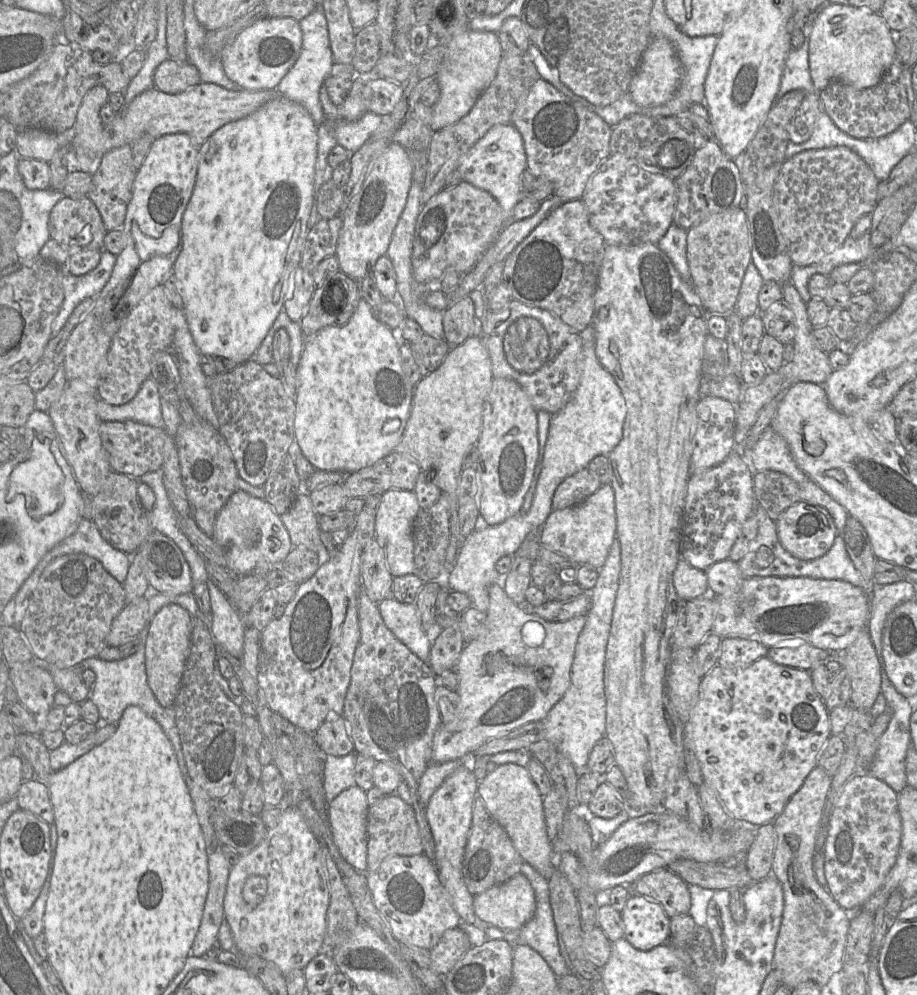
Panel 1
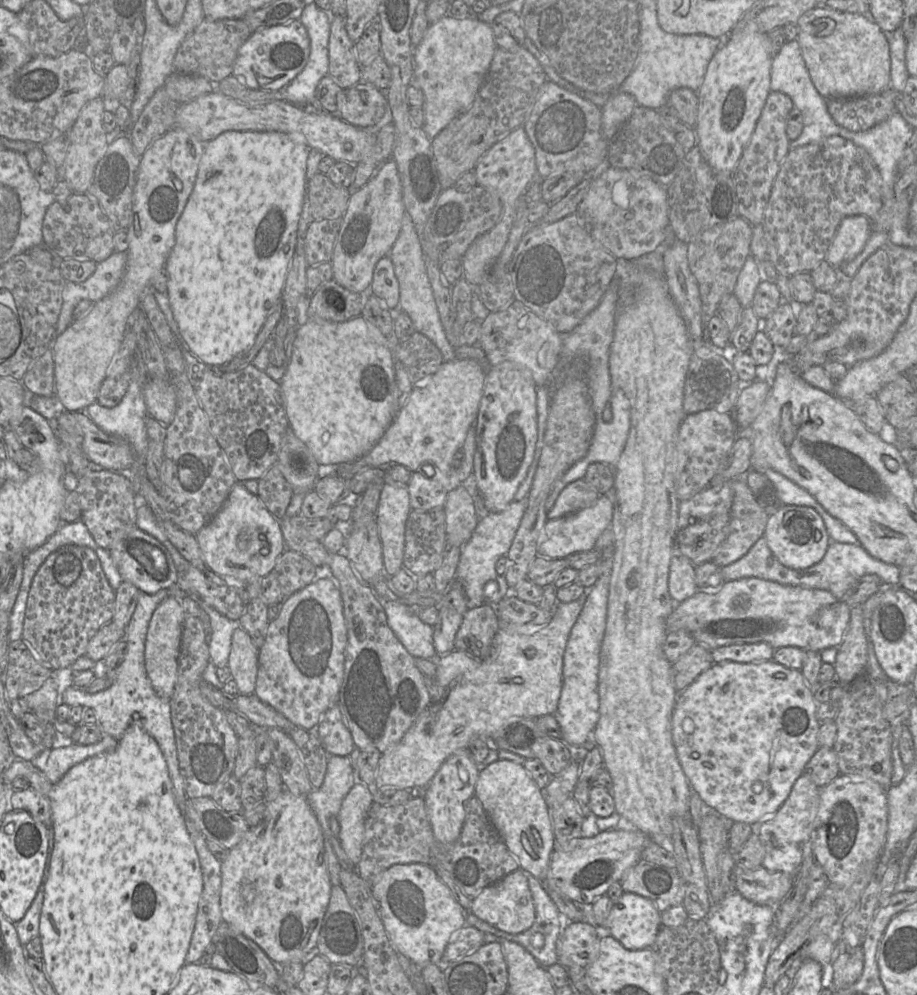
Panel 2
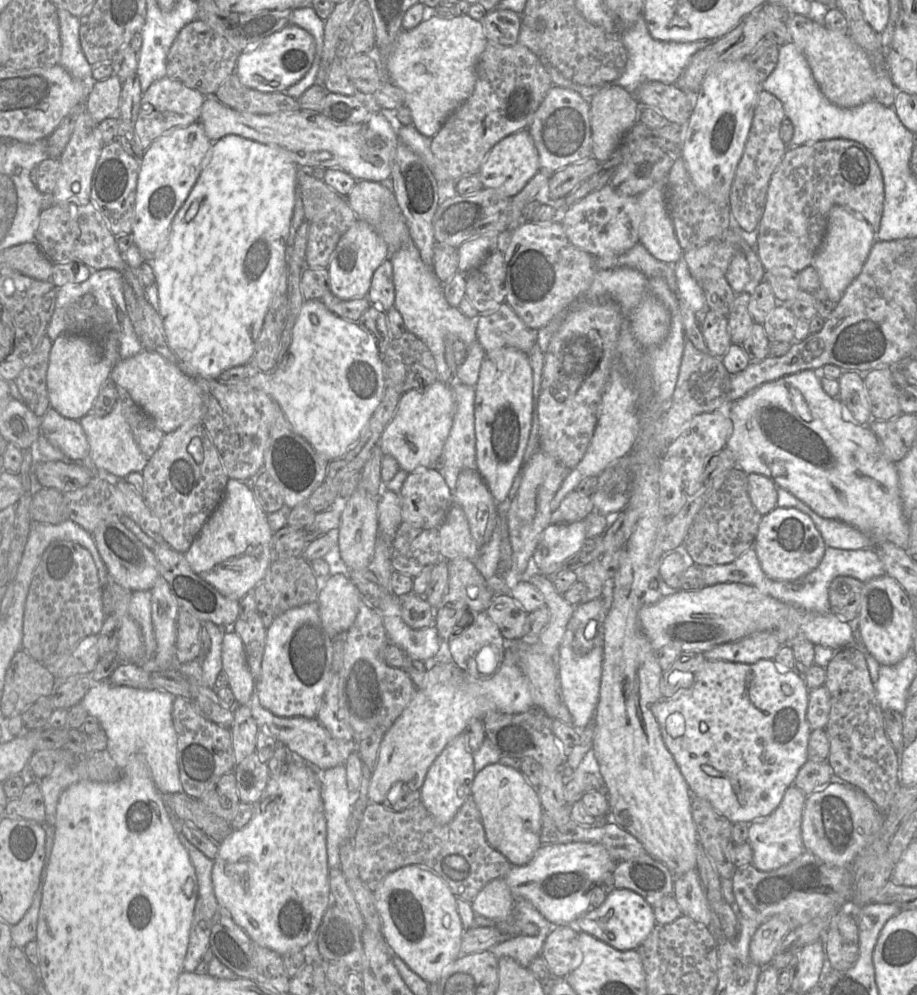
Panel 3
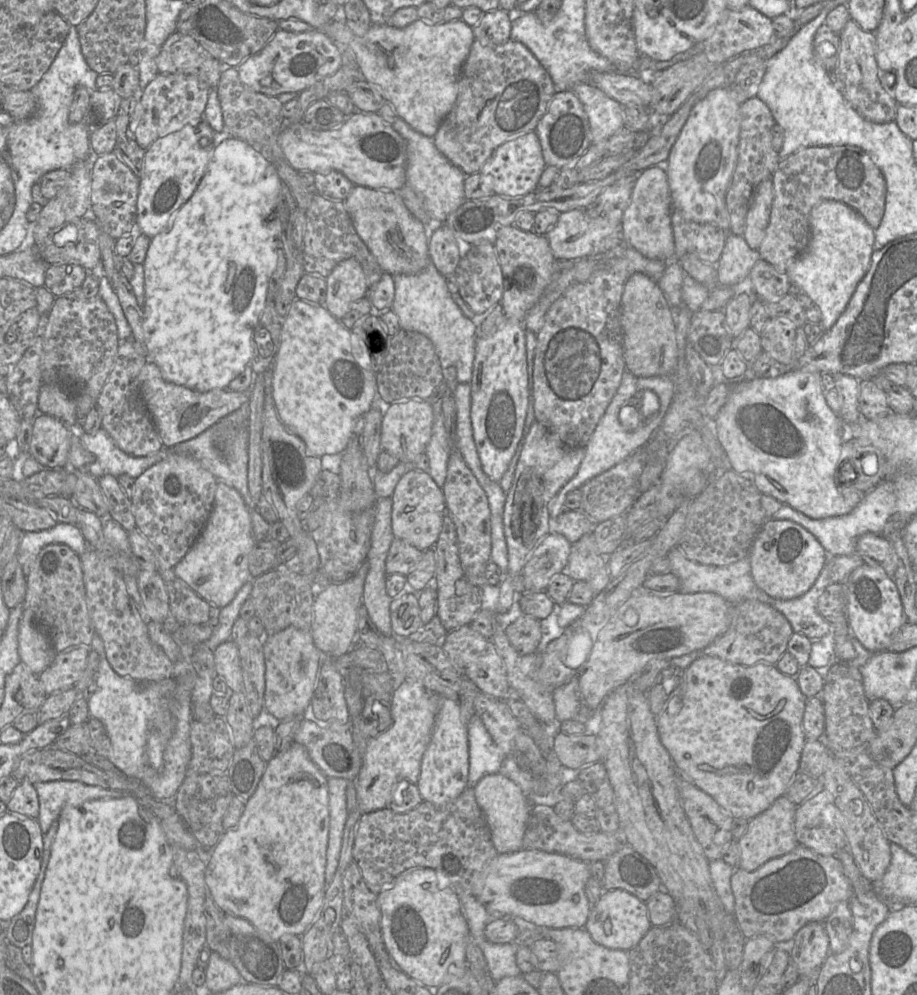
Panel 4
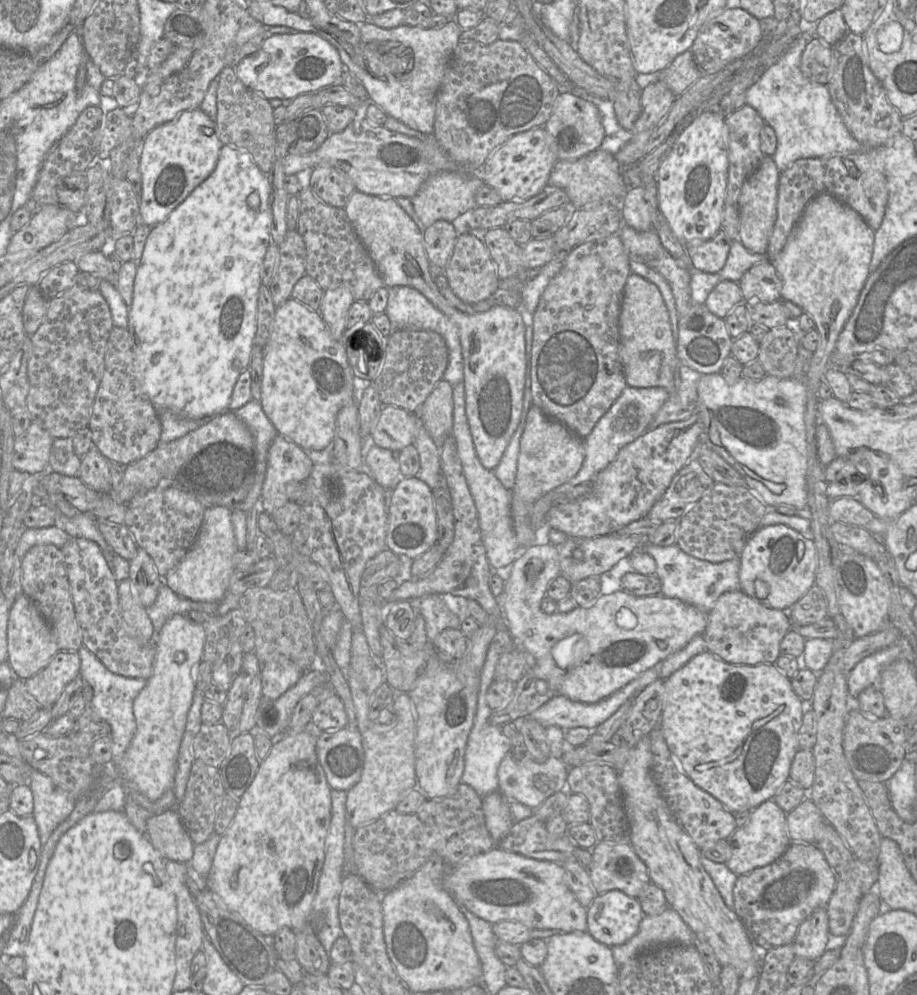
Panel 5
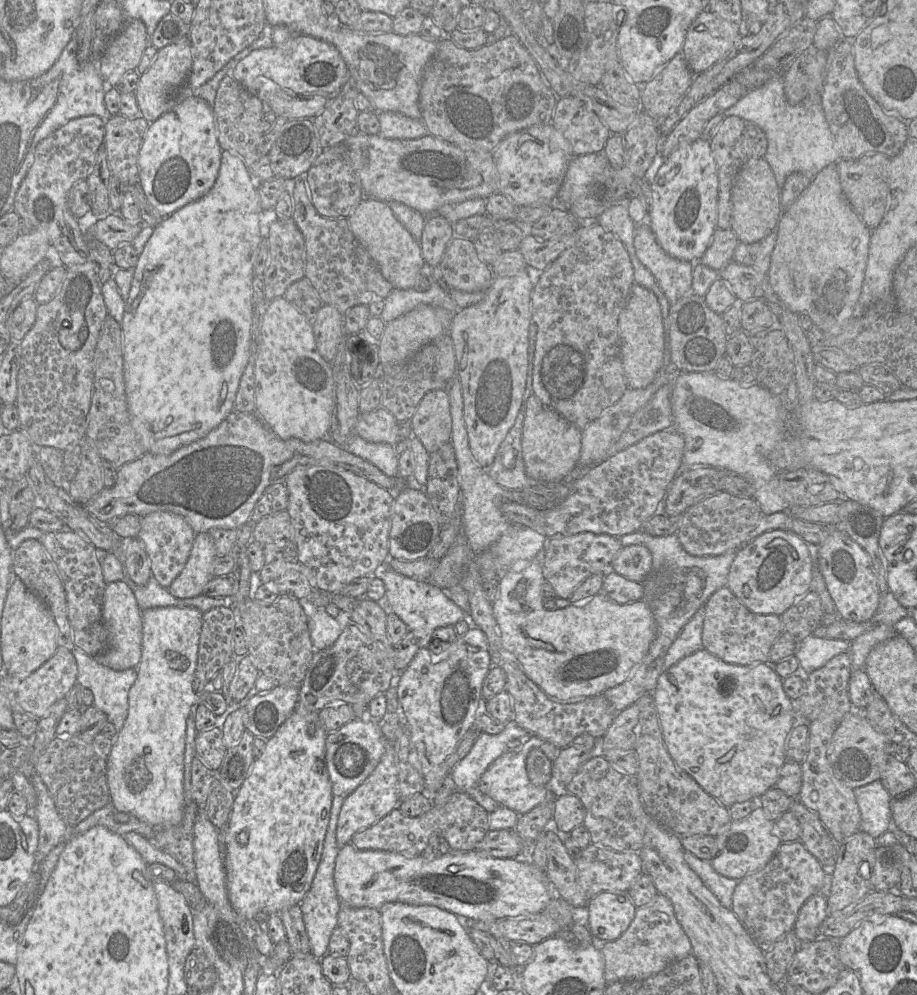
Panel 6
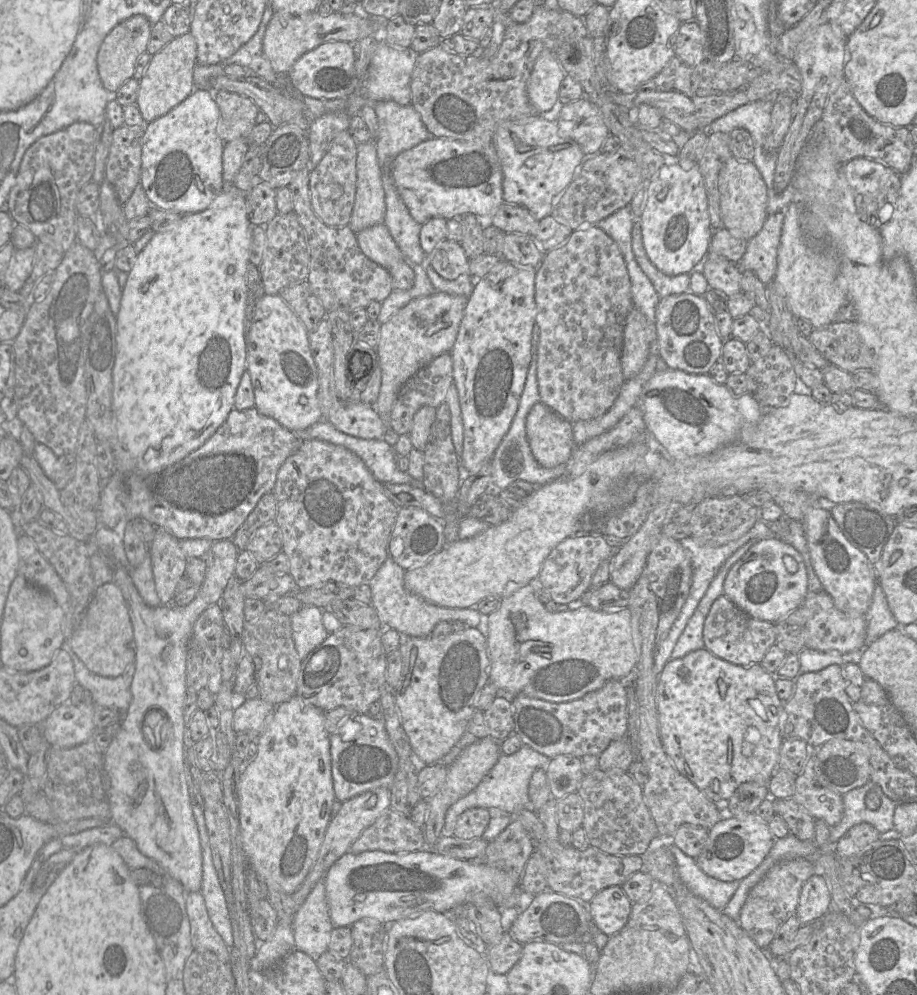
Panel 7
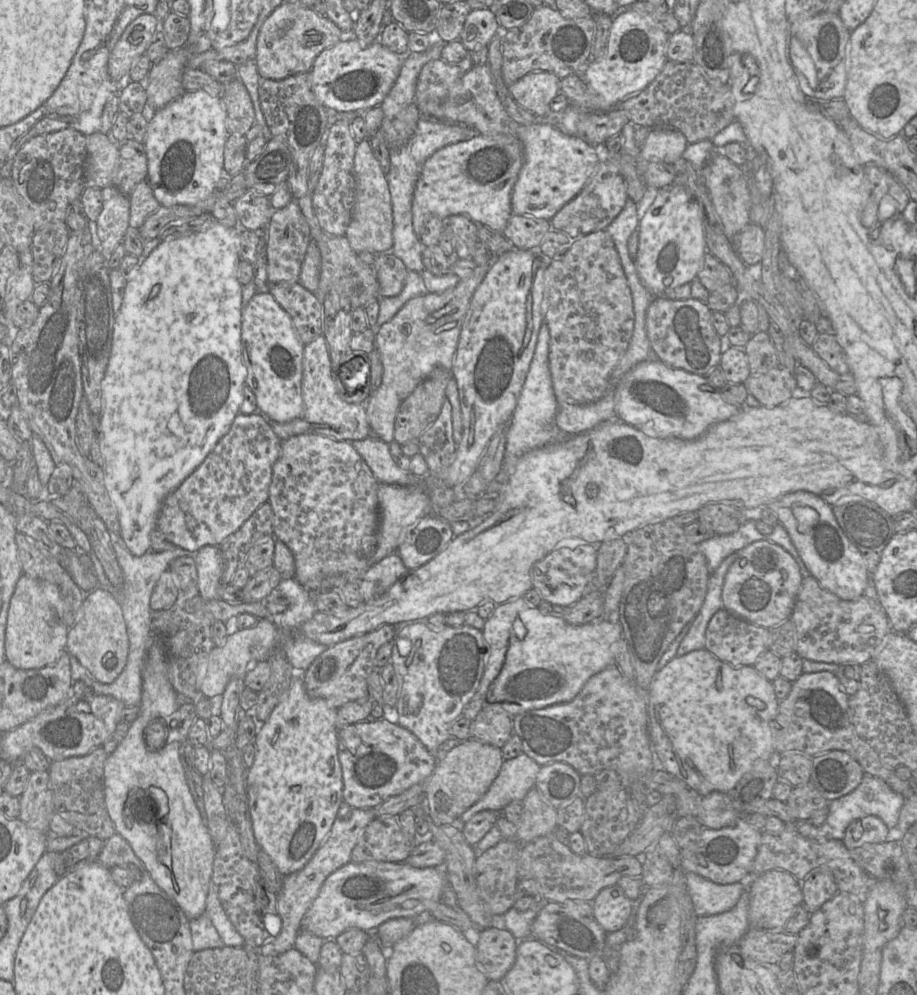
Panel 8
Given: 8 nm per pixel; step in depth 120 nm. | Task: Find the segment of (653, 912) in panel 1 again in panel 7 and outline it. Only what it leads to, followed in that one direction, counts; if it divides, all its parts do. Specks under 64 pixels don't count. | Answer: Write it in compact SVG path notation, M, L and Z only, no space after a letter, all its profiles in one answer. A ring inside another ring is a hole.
M610 886L598 892L589 902L589 913L596 926L613 936L626 925L632 902L620 886Z

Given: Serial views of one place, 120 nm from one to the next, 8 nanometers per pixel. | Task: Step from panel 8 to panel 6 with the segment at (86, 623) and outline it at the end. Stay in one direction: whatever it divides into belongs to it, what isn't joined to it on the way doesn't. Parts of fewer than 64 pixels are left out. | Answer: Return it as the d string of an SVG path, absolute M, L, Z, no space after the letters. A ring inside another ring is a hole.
M116 581L106 585L102 617L108 635L108 647L94 658L102 665L115 671L136 668L142 656L142 610L131 587L126 582Z

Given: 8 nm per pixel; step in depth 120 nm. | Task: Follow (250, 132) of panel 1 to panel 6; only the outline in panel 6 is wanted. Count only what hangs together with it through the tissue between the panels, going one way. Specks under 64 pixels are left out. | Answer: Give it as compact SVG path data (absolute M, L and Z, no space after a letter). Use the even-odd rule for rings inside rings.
M222 150L221 165L213 187L204 196L164 218L154 227L153 233L138 257L132 287L126 302L122 322L124 332L124 373L129 407L134 425L143 438L146 453L169 454L179 447L199 439L217 427L234 409L240 378L248 363L253 317L252 280L254 262L262 240L259 216L263 212L257 184L242 158L233 152Z

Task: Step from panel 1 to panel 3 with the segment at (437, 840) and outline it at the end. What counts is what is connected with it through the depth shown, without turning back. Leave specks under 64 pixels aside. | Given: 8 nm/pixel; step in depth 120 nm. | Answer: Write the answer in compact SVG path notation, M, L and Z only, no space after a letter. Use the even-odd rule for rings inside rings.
M463 732L450 741L435 759L420 789L421 802L438 824L447 824L455 817L471 795L475 775L473 752L469 749L466 734Z

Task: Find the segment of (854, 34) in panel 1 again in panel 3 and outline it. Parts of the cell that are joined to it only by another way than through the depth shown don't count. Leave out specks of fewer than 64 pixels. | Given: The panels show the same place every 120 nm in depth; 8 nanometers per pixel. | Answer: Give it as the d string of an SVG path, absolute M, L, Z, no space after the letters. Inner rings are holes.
M796 13L789 14L785 25L792 42L806 58L817 86L830 102L850 108L874 100L874 69L866 52L847 33L830 30L822 23Z

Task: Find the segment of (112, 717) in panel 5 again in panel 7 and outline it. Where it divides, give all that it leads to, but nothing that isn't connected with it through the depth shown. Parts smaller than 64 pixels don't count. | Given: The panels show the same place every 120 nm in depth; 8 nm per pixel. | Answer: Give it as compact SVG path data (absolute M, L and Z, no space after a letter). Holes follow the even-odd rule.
M69 652L74 667L75 683L88 689L96 707L117 709L125 714L132 700L131 683L135 673L135 662L118 677L108 678L91 672L78 656Z

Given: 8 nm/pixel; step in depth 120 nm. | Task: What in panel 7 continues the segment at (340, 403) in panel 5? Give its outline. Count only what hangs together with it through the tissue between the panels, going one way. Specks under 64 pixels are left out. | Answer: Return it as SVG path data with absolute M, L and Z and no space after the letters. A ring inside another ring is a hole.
M265 294L256 304L248 331L247 370L255 395L255 408L281 426L298 431L320 421L317 368L309 345L309 332L280 295Z

